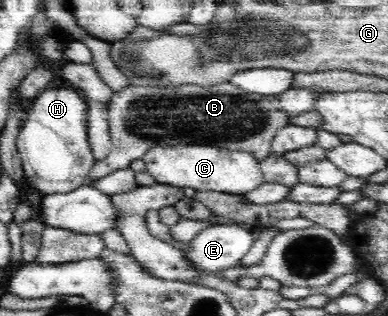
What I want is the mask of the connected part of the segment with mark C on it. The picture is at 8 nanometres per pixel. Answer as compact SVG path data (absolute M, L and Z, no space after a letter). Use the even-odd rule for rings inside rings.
M176 145L154 147L143 158L147 172L158 183L201 191L218 191L226 194L244 195L263 185L263 174L254 155L242 151L219 149L213 145Z

